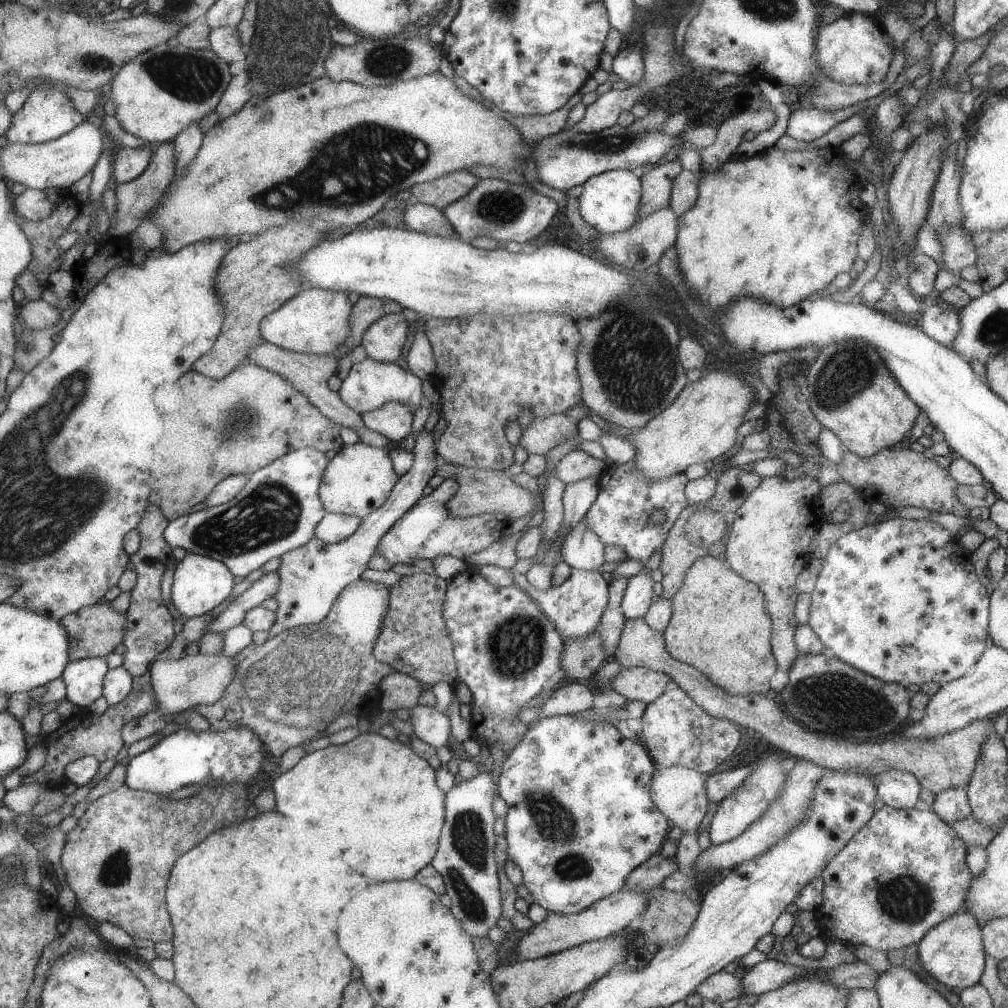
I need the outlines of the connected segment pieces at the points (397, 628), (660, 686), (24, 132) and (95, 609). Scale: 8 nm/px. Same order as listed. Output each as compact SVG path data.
M421 571L414 573L411 576L403 575L401 578L399 578L399 580L401 580L401 582L397 582L397 584L393 584L393 586L389 587L390 604L386 610L386 618L383 619L381 634L378 636L378 640L374 646L374 656L383 664L389 664L391 668L398 673L413 677L421 684L422 687L431 688L435 683L438 682L447 682L447 684L454 686L458 681L458 673L457 665L455 664L455 660L453 660L453 642L450 640L450 634L446 628L445 618L441 618L441 602L445 602L443 600L443 592L445 592L445 586L447 586L448 580L443 580L434 574L427 574Z
M622 668L615 676L611 688L624 696L628 702L653 703L670 685L666 673L655 672L648 668Z
M53 86L37 87L31 91L23 106L14 114L6 138L8 141L23 144L46 143L71 132L86 120L87 117L75 108L75 104L71 102L66 92Z
M101 602L87 606L62 618L71 640L71 661L93 657L106 657L127 638L127 612L117 612L111 603Z

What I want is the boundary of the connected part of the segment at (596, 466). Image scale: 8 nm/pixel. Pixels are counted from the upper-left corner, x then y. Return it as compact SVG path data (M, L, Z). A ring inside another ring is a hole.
M573 449L559 458L553 476L557 476L563 484L568 485L585 478L597 477L606 465L581 450Z

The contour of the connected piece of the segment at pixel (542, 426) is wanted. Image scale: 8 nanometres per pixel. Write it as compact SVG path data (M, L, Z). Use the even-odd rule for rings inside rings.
M553 415L546 419L532 418L531 424L520 430L518 444L527 454L544 455L571 436L577 436L577 421L567 415Z

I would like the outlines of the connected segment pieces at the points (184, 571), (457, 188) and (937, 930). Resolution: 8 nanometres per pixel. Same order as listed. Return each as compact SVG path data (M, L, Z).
M189 552L176 564L170 586L170 598L174 613L184 619L205 615L223 602L234 588L233 573L222 563L206 556Z
M463 169L438 176L435 180L414 184L408 191L418 203L433 206L443 212L443 208L463 198L477 184L478 179L469 170Z
M959 910L931 927L917 943L916 951L918 962L923 970L947 988L963 990L965 987L978 983L985 970L982 931L975 916L971 916L971 912L965 912L965 910Z

